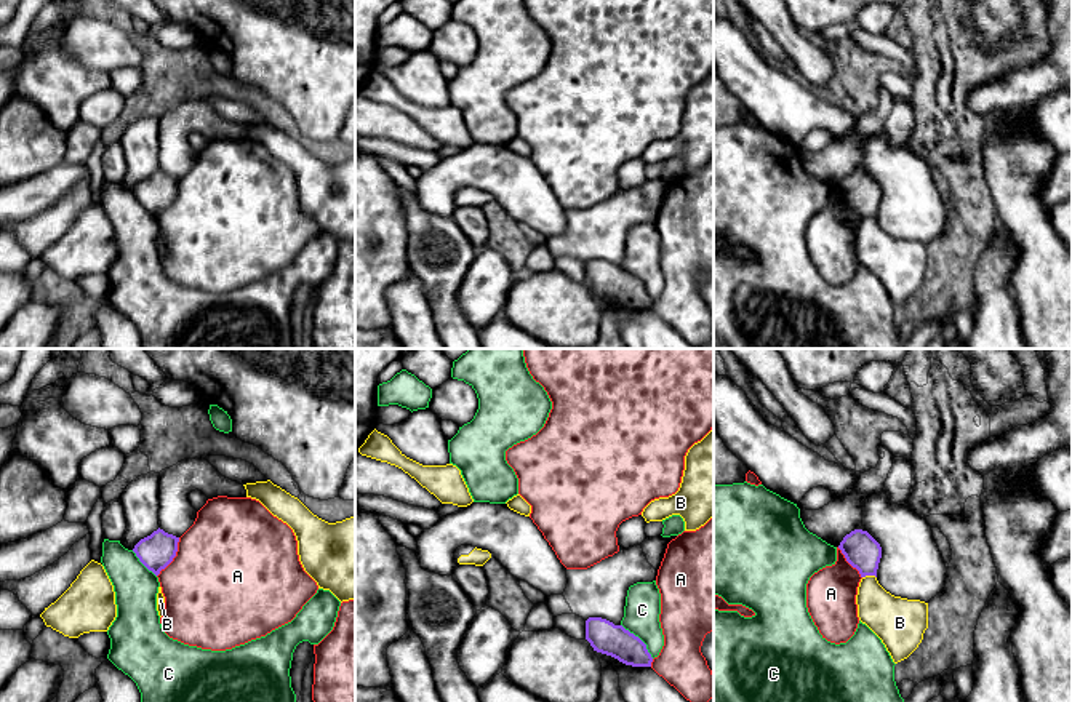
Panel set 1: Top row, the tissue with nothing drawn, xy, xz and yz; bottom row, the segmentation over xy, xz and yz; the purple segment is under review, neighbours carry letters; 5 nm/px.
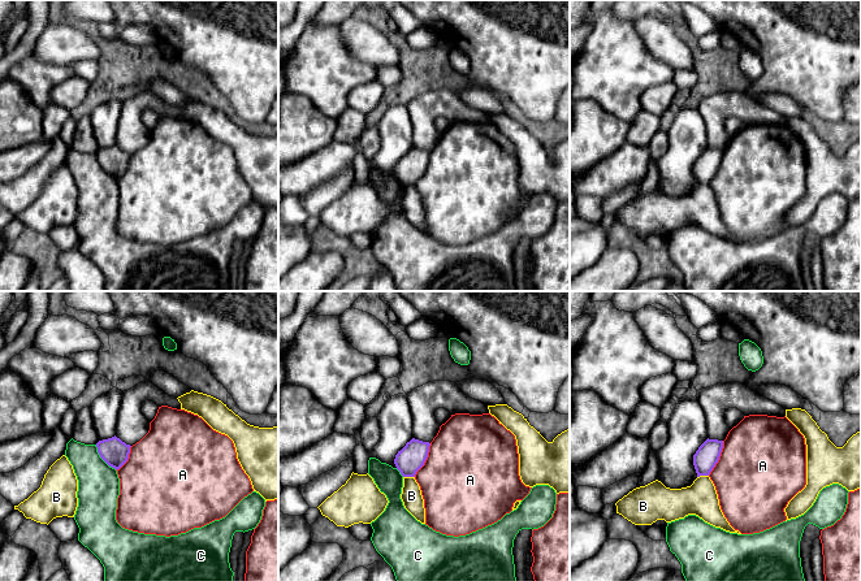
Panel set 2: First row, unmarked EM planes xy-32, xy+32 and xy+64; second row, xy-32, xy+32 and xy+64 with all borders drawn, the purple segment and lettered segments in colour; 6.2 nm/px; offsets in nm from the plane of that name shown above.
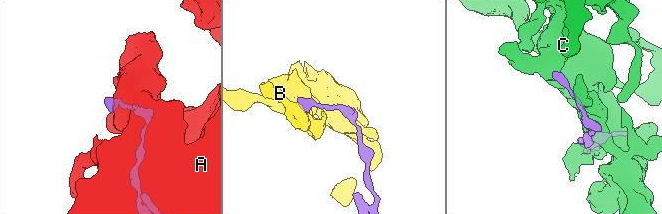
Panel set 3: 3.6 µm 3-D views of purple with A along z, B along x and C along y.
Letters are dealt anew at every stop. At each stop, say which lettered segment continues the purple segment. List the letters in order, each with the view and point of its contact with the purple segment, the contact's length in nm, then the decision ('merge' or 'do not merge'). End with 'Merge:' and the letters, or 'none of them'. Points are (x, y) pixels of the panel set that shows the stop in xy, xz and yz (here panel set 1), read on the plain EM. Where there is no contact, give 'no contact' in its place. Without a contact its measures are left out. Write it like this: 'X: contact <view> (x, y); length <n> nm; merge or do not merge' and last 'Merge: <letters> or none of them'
A: contact xy (175, 197); length 240 nm; do not merge
B: contact yz (869, 216); length 70 nm; merge
C: contact xz (640, 282); length 240 nm; do not merge
Merge: B

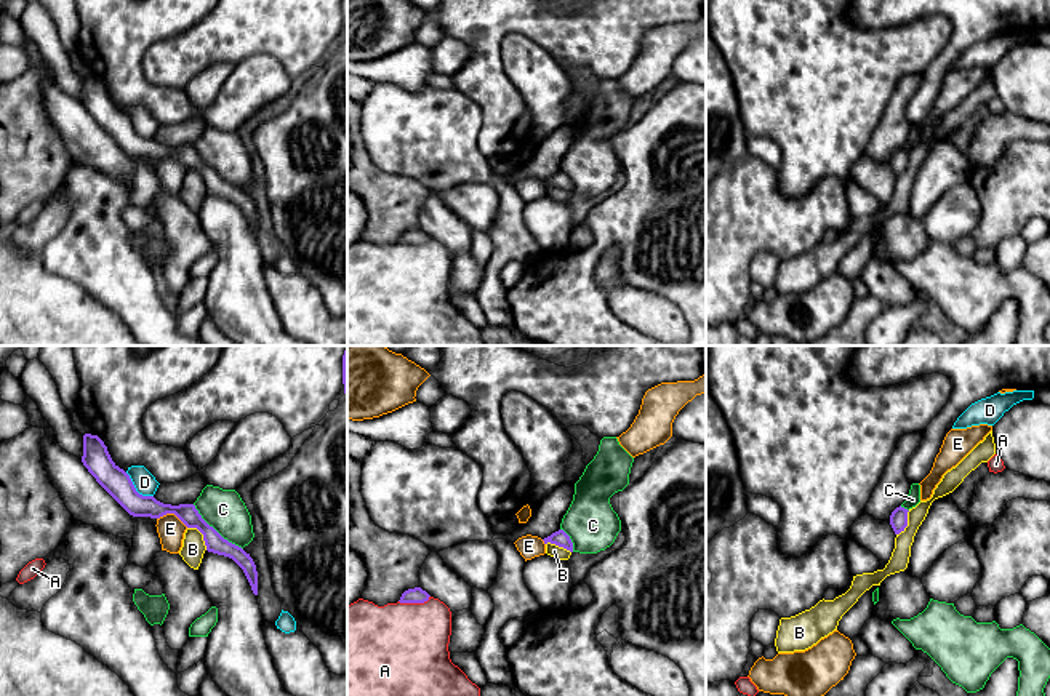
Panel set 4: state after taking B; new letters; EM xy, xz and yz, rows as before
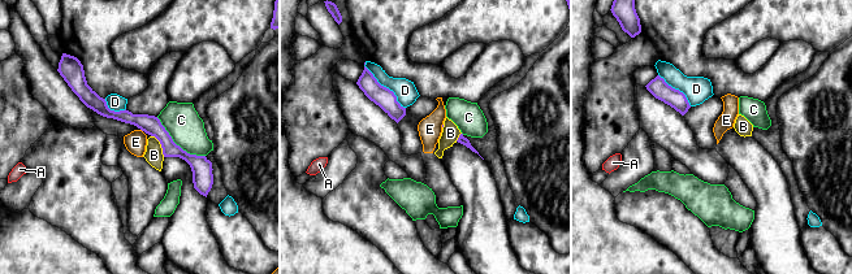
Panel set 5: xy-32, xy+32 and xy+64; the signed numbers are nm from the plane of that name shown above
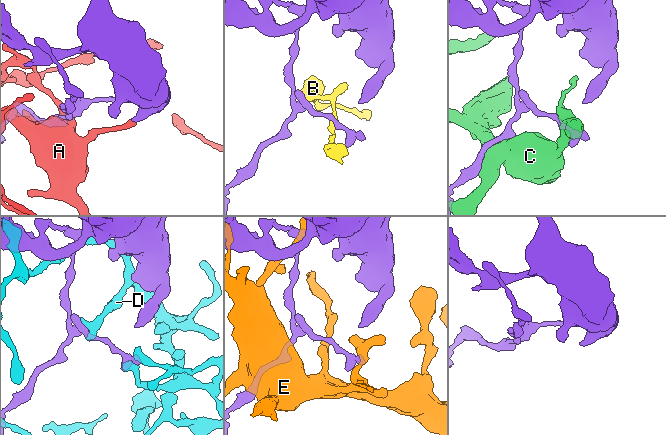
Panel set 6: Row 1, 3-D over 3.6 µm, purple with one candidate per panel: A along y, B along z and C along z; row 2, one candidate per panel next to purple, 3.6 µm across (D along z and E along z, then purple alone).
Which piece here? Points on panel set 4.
A: contact xz (415, 244); length 160 nm; do not merge
B: contact xy (202, 175); length 160 nm; do not merge
C: contact xy (215, 172); length 340 nm; do not merge
D: contact xy (135, 132); length 190 nm; do not merge
E: contact xy (173, 154); length 170 nm; do not merge
Merge: none of them

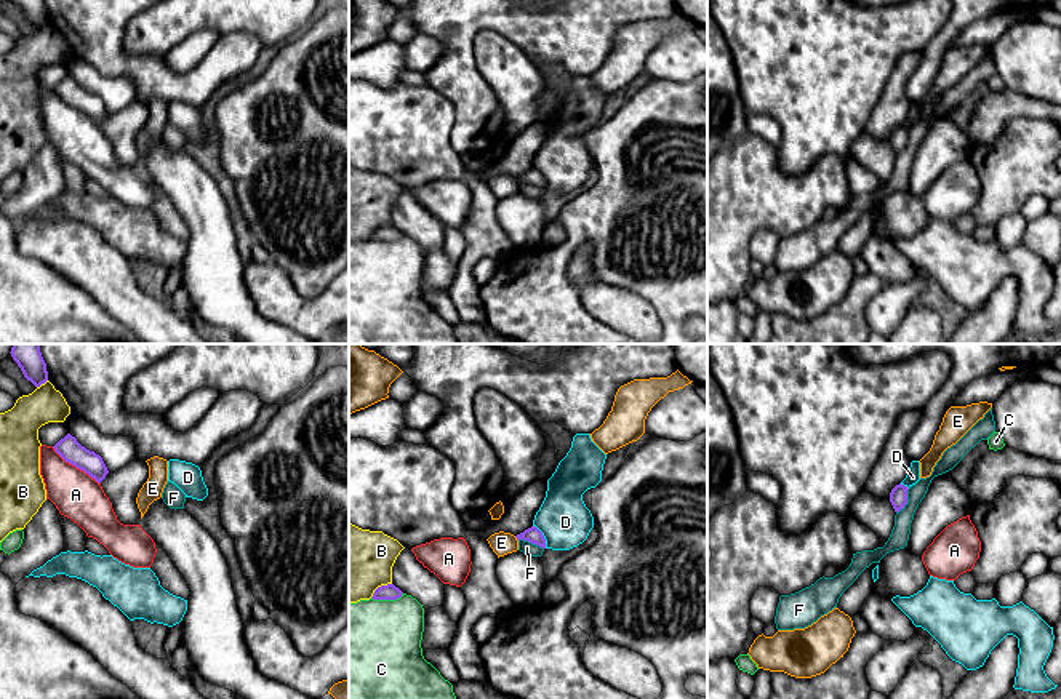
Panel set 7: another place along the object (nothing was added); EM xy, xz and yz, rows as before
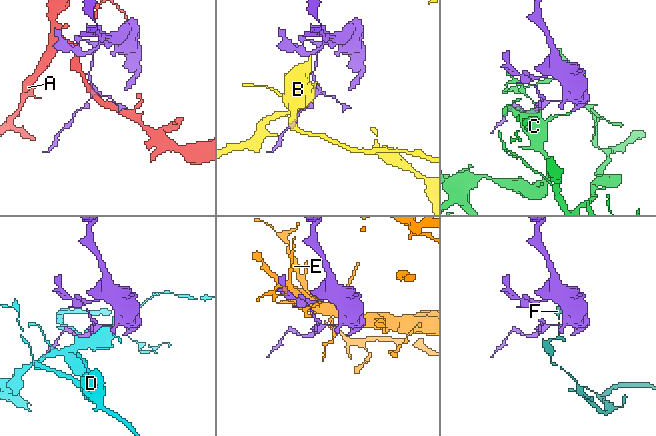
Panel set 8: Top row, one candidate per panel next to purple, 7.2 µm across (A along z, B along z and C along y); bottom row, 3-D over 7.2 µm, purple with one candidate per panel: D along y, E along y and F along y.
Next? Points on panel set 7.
A: contact xy (76, 107); length 320 nm; do not merge
B: contact xz (381, 227); length 130 nm; do not merge
C: contact xz (388, 240); length 160 nm; do not merge
D: contact xz (543, 178); length 140 nm; do not merge
E: contact xz (517, 181); length 40 nm; do not merge
F: contact yz (906, 143); length 140 nm; do not merge
Merge: none of them

